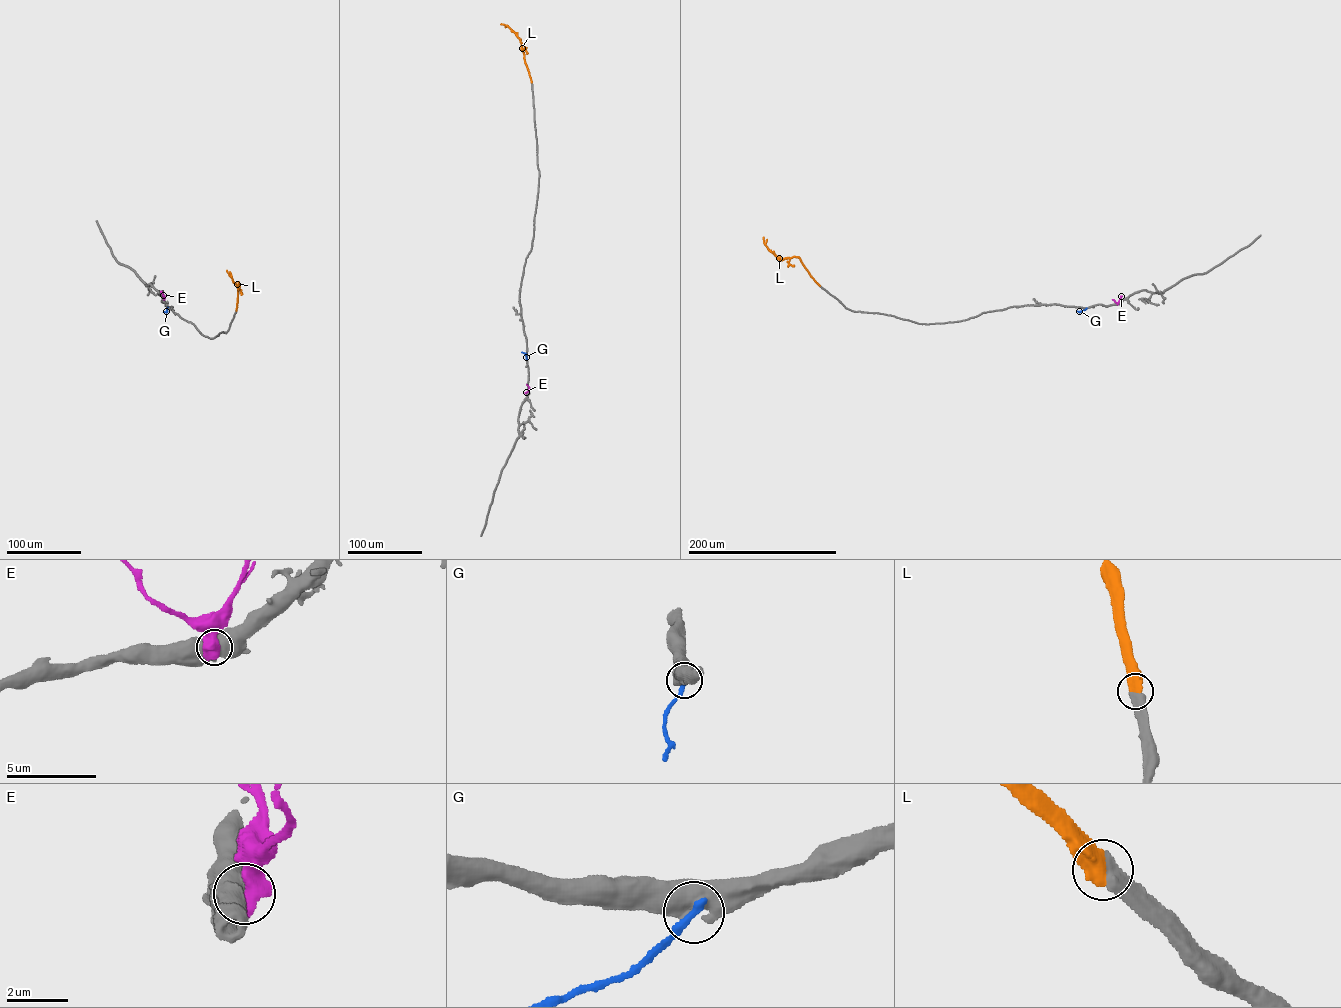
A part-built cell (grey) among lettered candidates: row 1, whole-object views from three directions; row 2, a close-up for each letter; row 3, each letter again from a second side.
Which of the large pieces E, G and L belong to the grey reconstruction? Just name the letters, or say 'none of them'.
L

